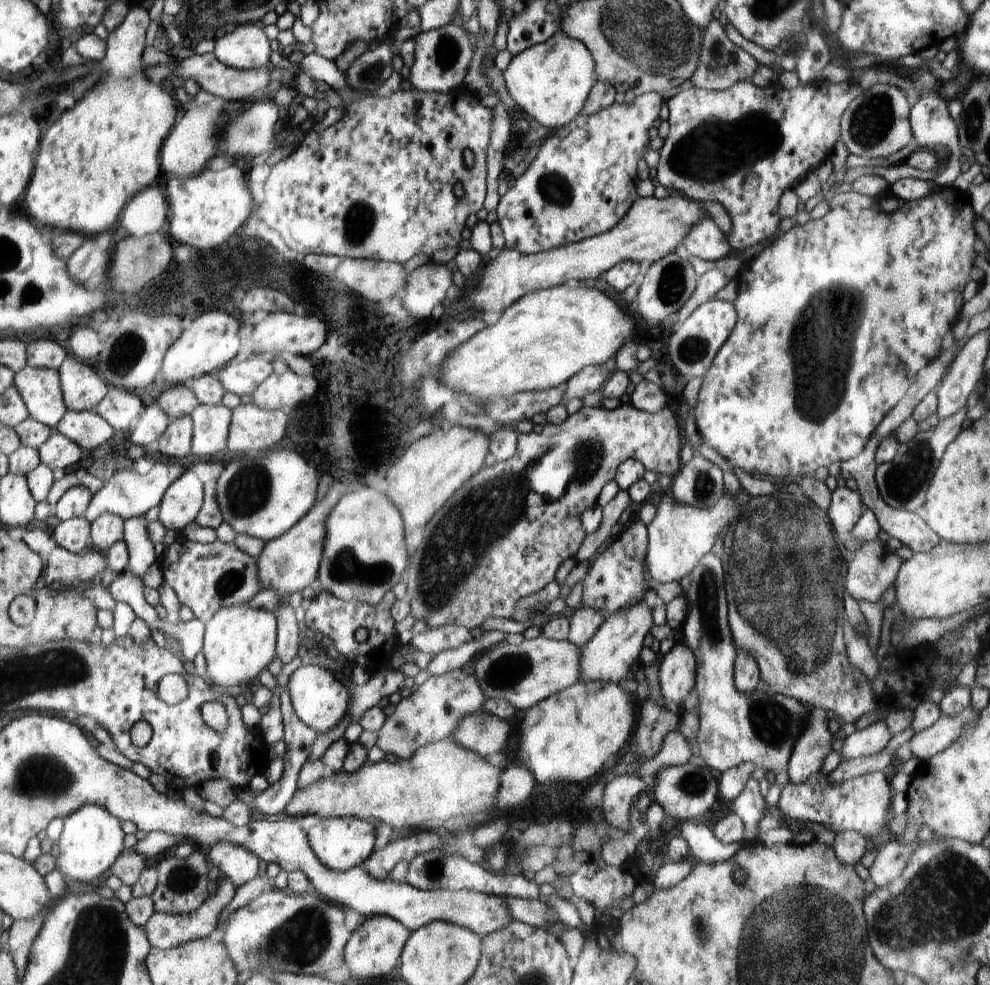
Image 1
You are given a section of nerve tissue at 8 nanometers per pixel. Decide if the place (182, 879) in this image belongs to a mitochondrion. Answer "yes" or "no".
yes

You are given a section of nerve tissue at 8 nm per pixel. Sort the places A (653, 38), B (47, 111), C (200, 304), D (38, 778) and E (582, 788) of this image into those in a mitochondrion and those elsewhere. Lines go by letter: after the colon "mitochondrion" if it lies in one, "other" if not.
A: mitochondrion
B: other
C: other
D: mitochondrion
E: other

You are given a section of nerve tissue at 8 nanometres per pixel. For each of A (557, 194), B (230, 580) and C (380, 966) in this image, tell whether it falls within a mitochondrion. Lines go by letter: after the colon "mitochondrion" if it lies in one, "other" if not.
A: mitochondrion
B: mitochondrion
C: other

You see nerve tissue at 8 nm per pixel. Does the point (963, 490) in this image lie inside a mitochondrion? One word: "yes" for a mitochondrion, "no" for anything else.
no

